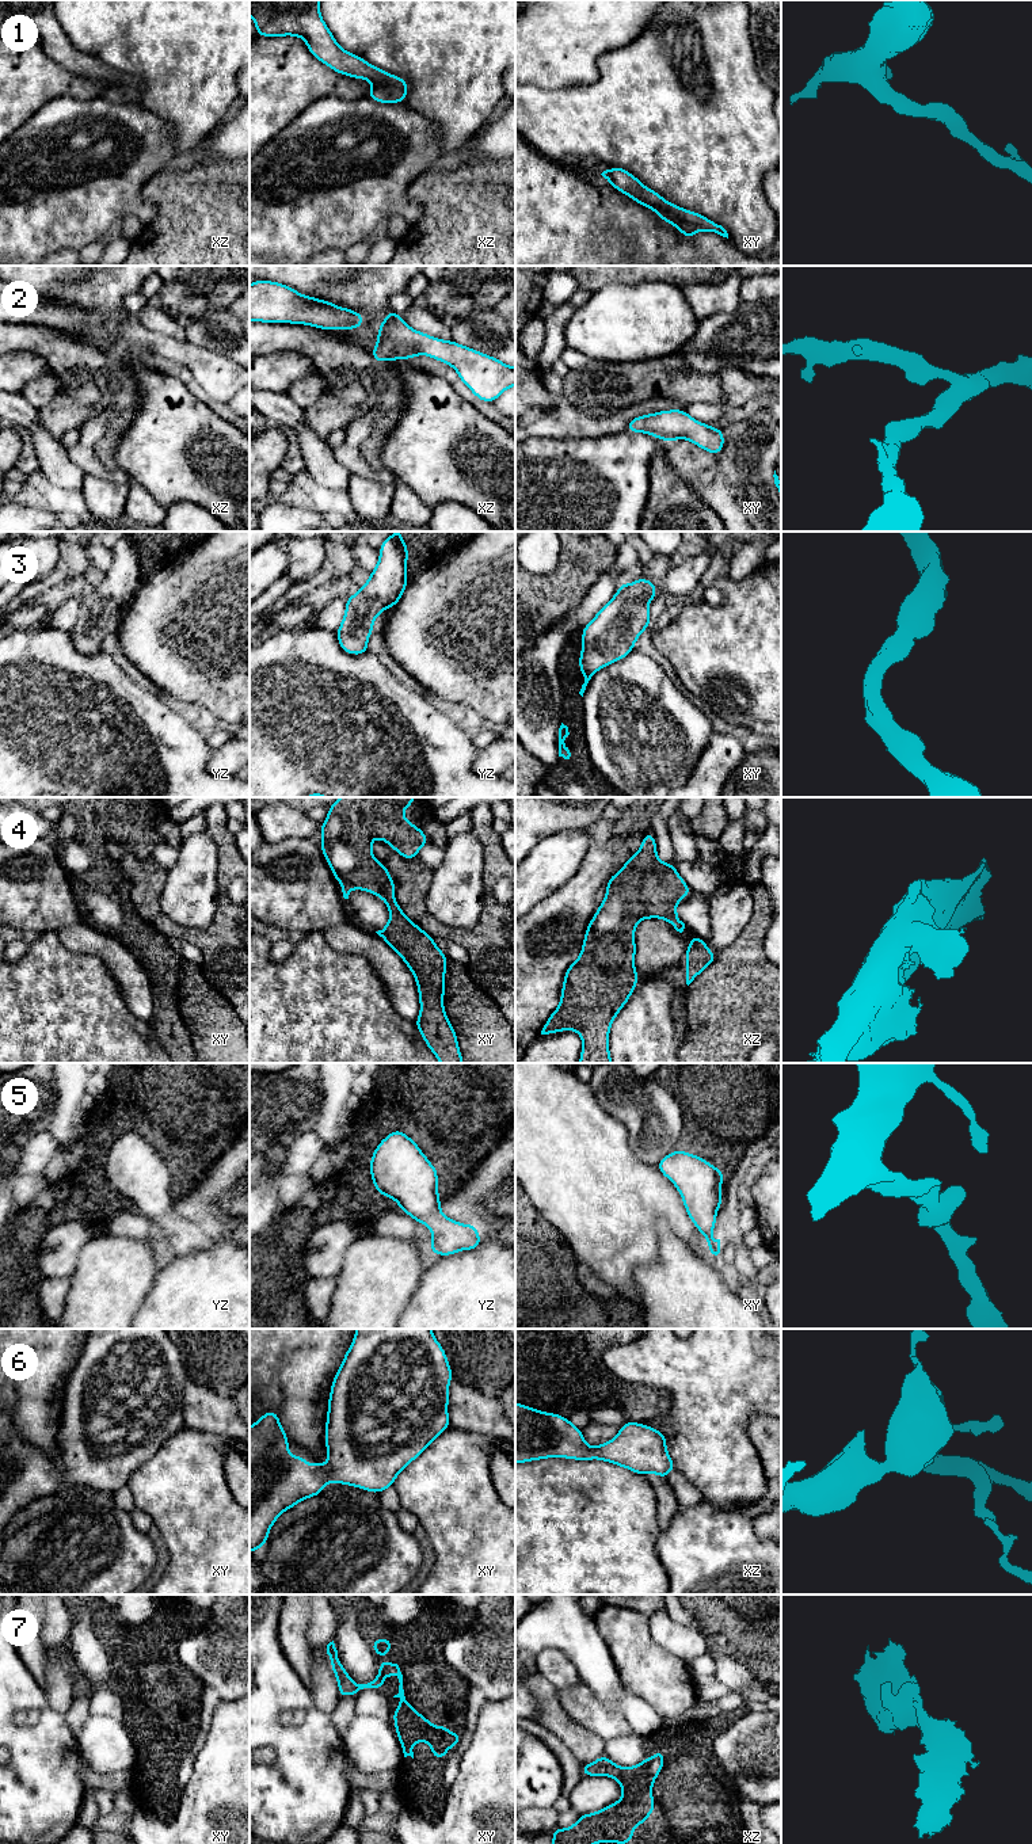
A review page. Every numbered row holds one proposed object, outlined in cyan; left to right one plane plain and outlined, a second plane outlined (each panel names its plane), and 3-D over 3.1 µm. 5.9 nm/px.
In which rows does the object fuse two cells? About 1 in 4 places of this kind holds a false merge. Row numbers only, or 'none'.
none

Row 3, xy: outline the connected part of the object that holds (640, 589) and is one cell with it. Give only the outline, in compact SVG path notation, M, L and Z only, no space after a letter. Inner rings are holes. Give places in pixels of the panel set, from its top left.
M640 576L631 584L621 582L614 597L582 629L579 655L579 670L584 677L579 692L582 697L598 670L633 652L640 633L651 625L648 603L654 598L656 598L655 580Z

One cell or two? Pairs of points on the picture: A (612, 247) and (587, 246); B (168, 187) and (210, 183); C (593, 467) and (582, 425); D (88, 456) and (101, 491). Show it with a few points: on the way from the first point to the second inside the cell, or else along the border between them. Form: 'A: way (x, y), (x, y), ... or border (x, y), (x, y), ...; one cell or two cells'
A: border (597, 237), (605, 231), (619, 232), (629, 251); two cells
B: way (179, 187), (200, 187); one cell
C: border (617, 433), (596, 437), (553, 438); two cells
D: border (86, 473), (128, 486); two cells

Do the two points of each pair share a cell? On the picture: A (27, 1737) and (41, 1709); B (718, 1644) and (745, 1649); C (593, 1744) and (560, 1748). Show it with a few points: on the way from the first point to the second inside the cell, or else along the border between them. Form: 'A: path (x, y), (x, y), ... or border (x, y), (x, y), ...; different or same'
A: path (34, 1730), (42, 1722), (42, 1715); same
B: border (709, 1631), (722, 1634), (726, 1652), (747, 1668); different
C: border (543, 1726), (582, 1763); different

